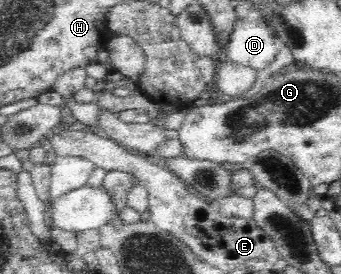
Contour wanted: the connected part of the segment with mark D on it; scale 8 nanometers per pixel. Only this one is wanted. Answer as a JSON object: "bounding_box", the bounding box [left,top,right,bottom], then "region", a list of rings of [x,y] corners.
{"bounding_box":[223,17,279,71],"region":[[[252,17],[238,19],[223,58],[260,71],[270,67],[279,54],[273,31]]]}

